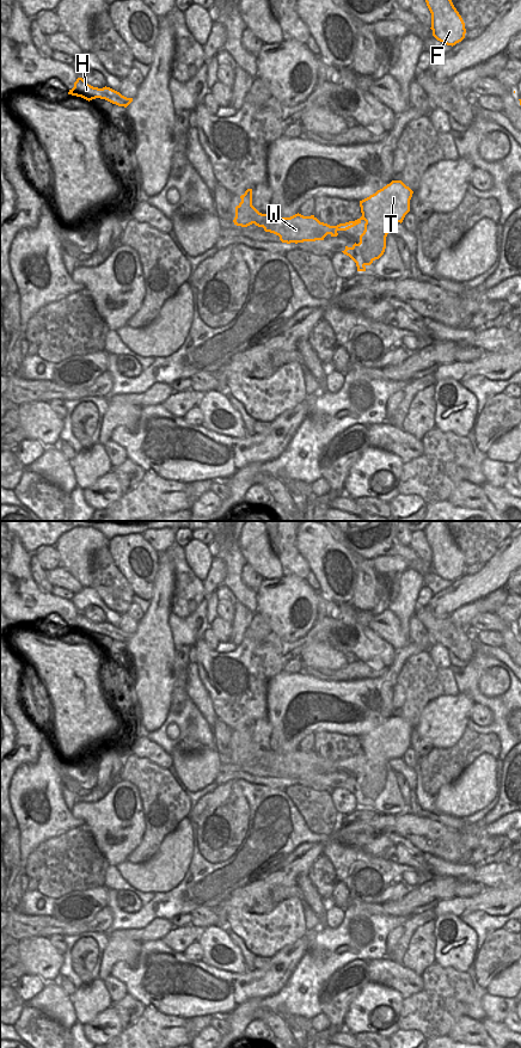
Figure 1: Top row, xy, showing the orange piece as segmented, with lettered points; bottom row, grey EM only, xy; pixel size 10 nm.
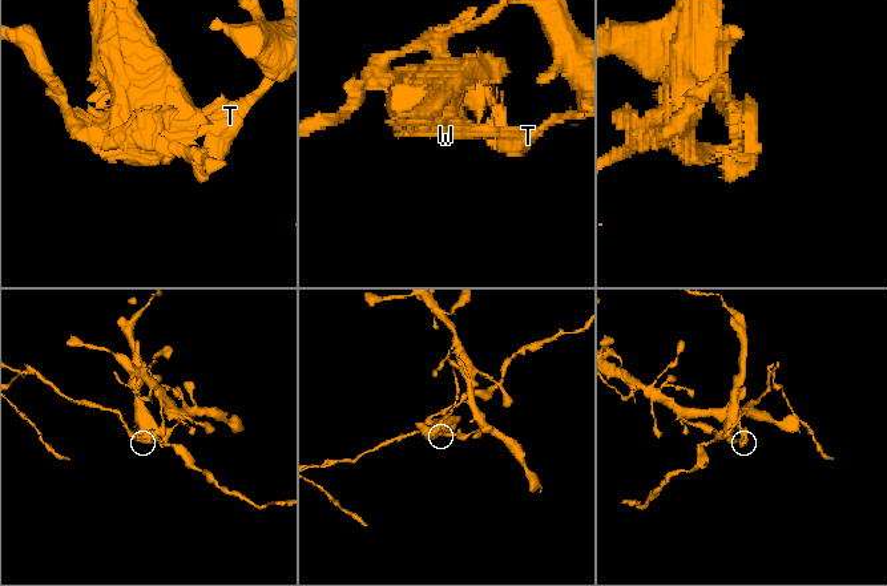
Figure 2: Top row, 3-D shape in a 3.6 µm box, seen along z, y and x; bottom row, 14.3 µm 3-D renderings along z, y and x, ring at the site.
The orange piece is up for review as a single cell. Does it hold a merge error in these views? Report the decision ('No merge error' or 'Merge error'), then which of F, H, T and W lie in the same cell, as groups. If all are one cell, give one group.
Merge error. Groups: F T / H W

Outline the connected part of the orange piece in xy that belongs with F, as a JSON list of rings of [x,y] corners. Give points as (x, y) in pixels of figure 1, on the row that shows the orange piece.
[[[425,0],[431,13],[433,36],[447,45],[455,45],[465,38],[465,23],[452,0]]]

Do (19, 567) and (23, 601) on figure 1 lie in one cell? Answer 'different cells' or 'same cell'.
same cell

